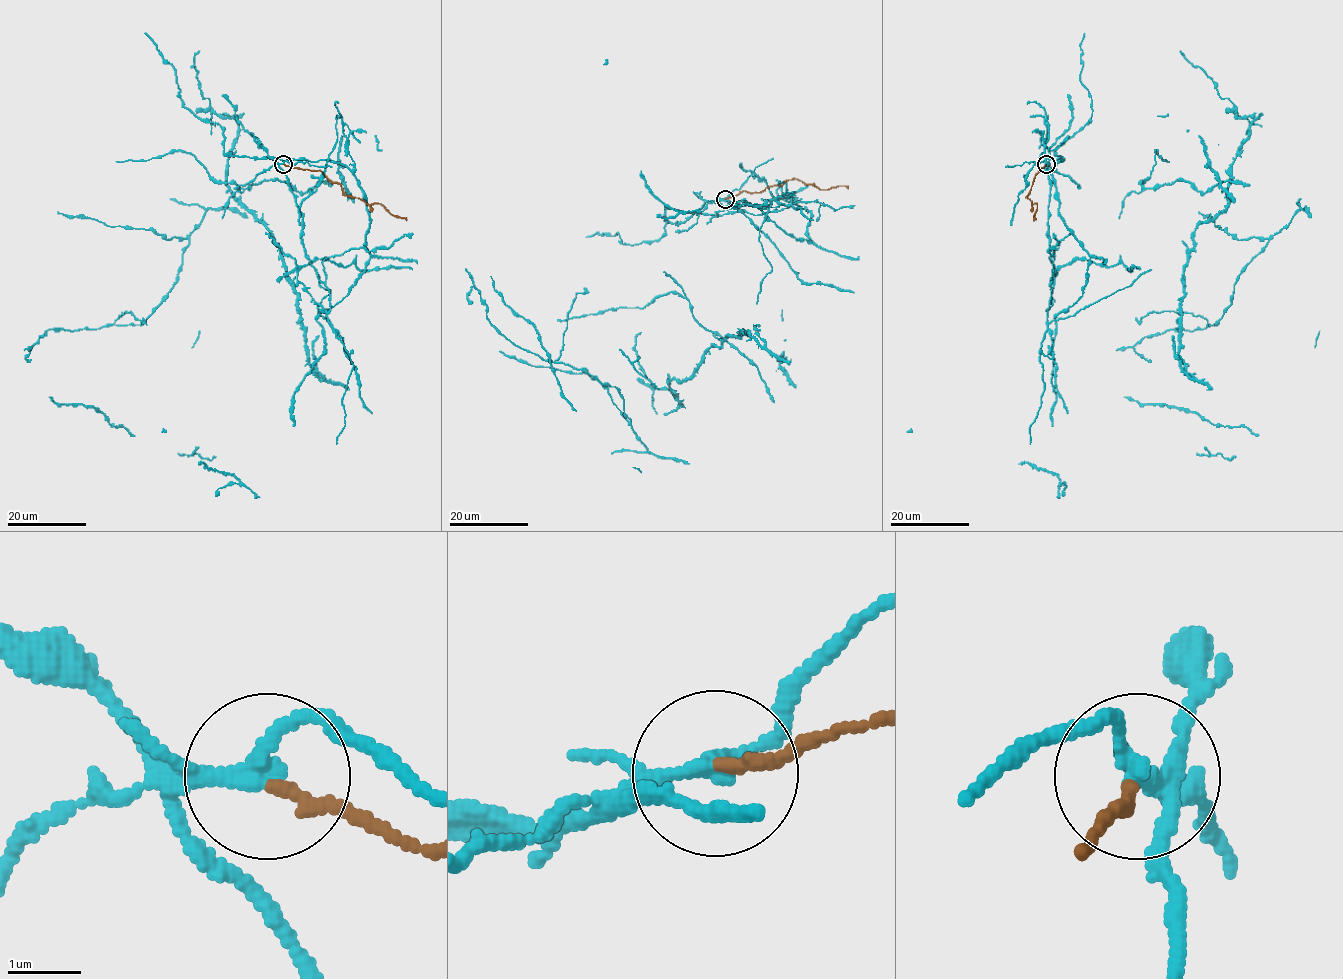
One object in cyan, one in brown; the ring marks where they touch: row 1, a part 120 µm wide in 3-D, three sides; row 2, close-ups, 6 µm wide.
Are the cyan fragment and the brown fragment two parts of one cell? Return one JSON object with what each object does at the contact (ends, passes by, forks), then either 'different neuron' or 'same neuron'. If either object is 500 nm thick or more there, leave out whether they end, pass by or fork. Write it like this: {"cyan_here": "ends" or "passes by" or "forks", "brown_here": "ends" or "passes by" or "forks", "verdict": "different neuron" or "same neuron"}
{"cyan_here": "forks", "brown_here": "ends", "verdict": "different neuron"}

